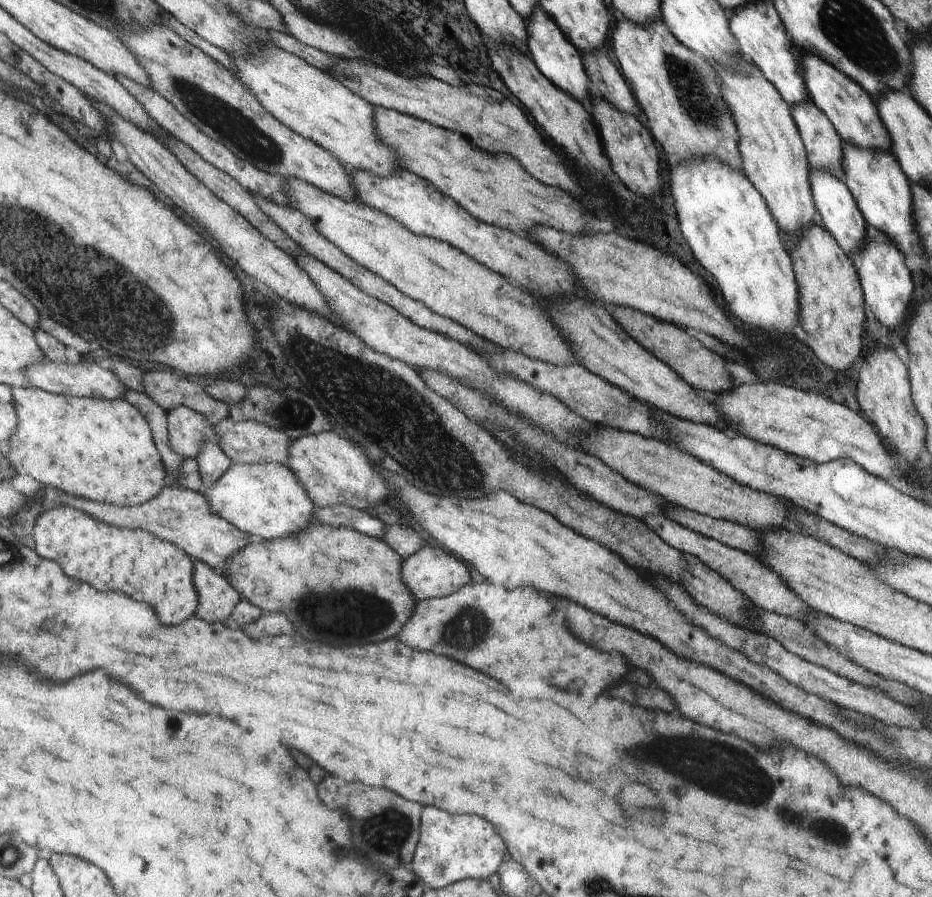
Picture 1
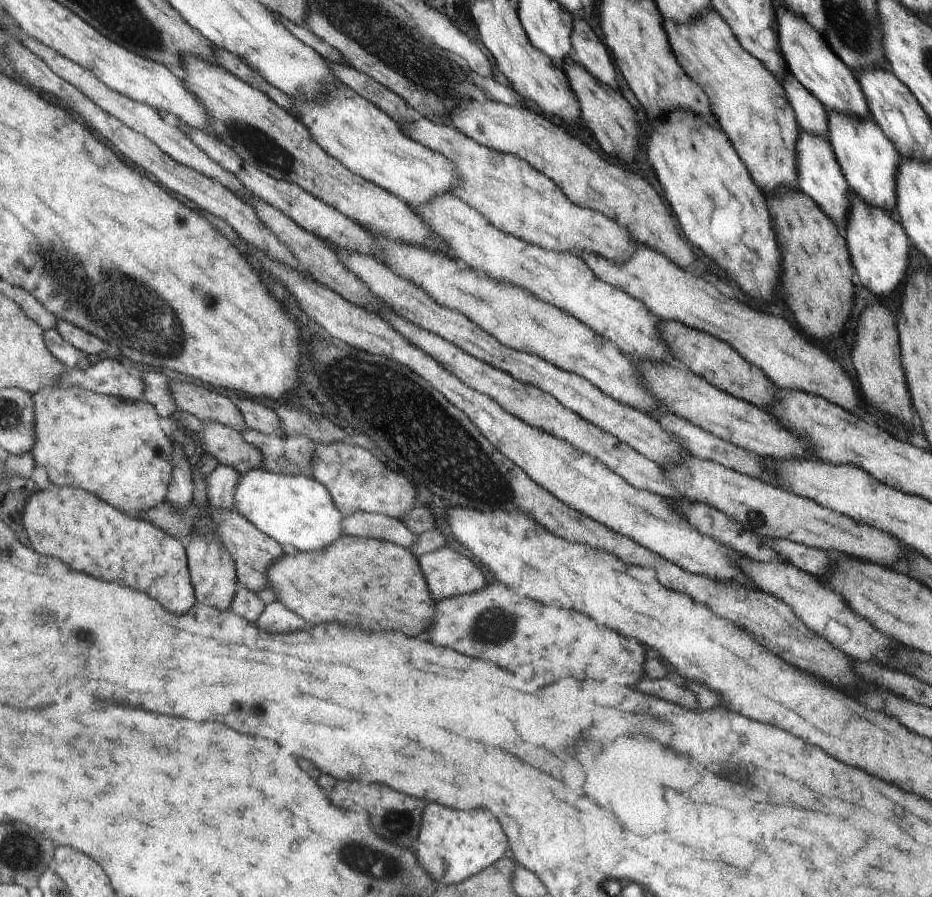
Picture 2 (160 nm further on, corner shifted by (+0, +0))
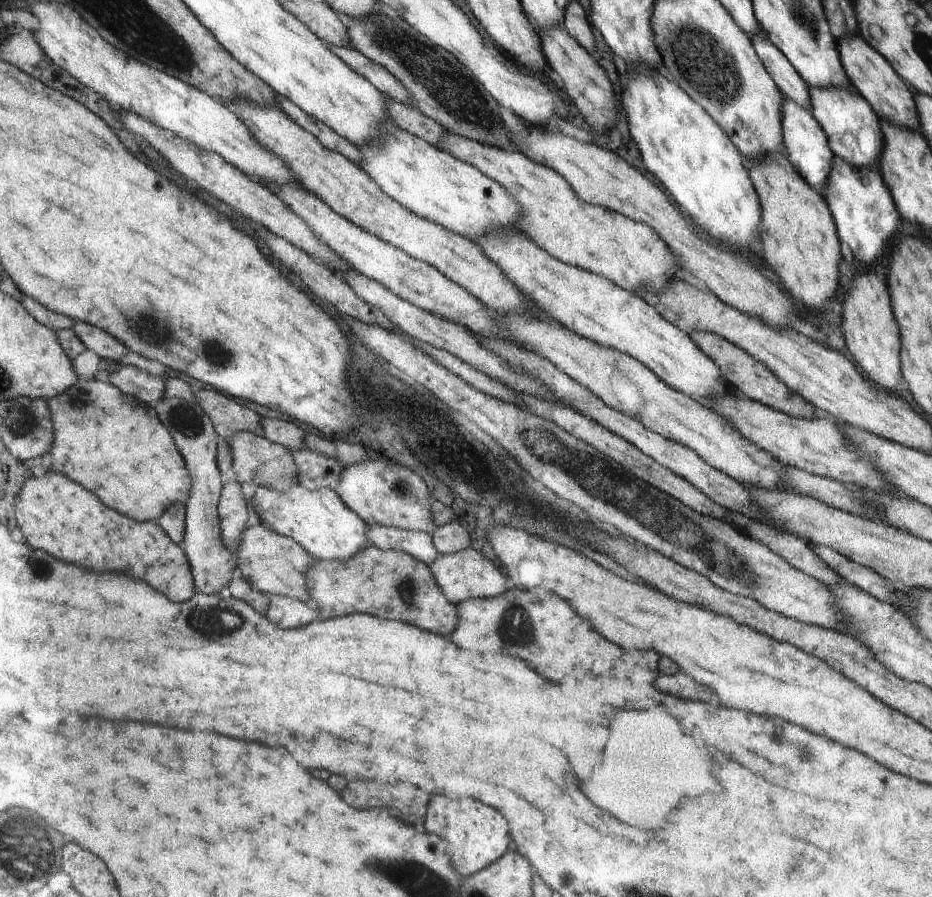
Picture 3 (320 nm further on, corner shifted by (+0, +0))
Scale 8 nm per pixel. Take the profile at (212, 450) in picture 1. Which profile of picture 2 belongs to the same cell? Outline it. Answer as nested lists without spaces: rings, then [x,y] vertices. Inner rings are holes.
[[[222,464],[207,476],[207,495],[212,508],[228,512],[235,510],[235,488],[240,479],[236,469]]]

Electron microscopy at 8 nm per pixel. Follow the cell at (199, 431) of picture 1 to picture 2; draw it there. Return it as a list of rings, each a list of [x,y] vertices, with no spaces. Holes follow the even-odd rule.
[[[204,423],[205,430],[200,442],[220,462],[236,469],[240,475],[263,469],[263,452],[244,440],[238,431],[220,423]]]

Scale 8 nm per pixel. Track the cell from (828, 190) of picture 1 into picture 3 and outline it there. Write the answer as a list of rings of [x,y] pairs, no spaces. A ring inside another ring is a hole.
[[[784,97],[783,106],[783,134],[786,156],[793,167],[800,172],[816,191],[824,191],[827,184],[827,176],[830,175],[831,166],[834,164],[835,154],[831,152],[830,141],[823,132],[822,126],[815,120],[810,109],[796,104],[794,100]]]

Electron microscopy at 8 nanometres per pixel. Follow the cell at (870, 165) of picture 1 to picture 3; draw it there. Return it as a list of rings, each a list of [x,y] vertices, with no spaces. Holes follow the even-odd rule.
[[[811,88],[810,112],[813,114],[819,125],[822,126],[823,132],[827,134],[830,141],[831,152],[843,158],[856,167],[871,168],[878,170],[879,158],[883,155],[884,150],[884,134],[882,122],[880,122],[875,110],[871,108],[867,100],[853,88]]]

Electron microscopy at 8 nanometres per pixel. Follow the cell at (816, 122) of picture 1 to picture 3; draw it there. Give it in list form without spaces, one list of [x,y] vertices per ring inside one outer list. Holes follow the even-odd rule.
[[[763,33],[755,36],[753,43],[755,52],[762,58],[767,72],[774,78],[775,84],[779,86],[783,96],[810,109],[811,89],[807,82],[799,76],[787,57]]]

